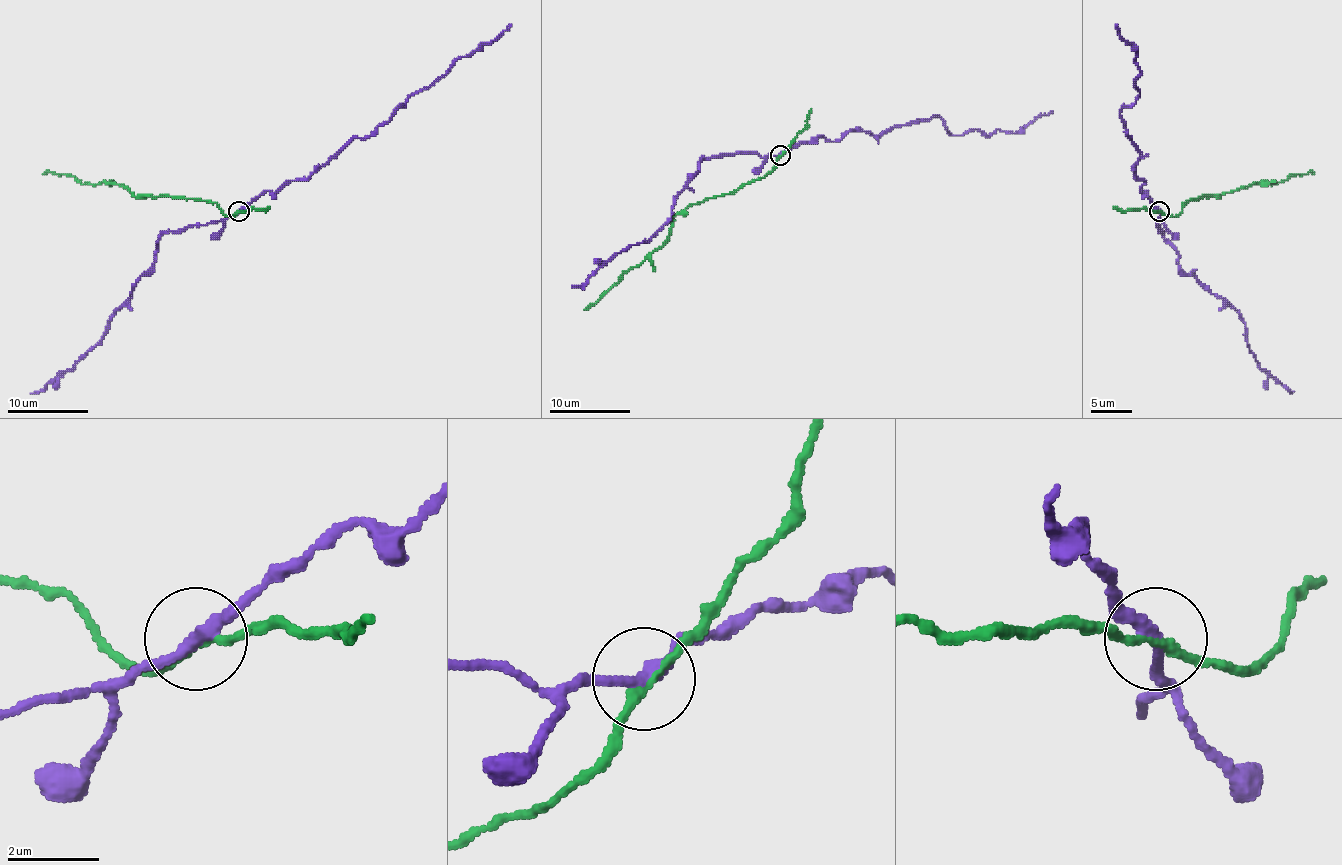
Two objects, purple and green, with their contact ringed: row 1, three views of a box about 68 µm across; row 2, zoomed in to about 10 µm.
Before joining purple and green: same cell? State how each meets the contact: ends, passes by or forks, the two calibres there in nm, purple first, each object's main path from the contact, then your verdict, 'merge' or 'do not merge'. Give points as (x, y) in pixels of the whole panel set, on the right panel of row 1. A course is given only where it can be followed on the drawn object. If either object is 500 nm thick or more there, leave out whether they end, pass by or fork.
purple passes by; green passes by; calibres 280 and 170 nm; course purple (1160, 211), (1135, 176), (1139, 152), (1119, 111), (1139, 95), (1139, 67), (1115, 24); course green (1160, 211), (1176, 217), (1184, 202), (1251, 184), (1277, 184), (1290, 176), (1308, 172), (1314, 174); do not merge

